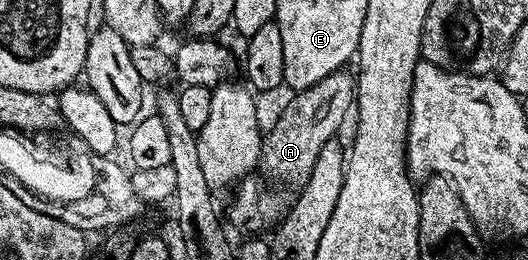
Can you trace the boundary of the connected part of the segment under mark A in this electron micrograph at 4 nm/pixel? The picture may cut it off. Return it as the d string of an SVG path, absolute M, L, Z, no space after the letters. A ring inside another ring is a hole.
M348 70L331 72L326 74L326 78L322 78L322 82L314 82L314 86L299 89L296 97L283 111L281 118L272 127L272 130L265 133L261 139L261 169L264 168L270 177L280 180L288 186L304 187L309 181L311 171L314 170L315 159L318 158L322 146L338 134L336 132L343 126L347 116L349 119L355 103L356 76L353 73L348 73Z

